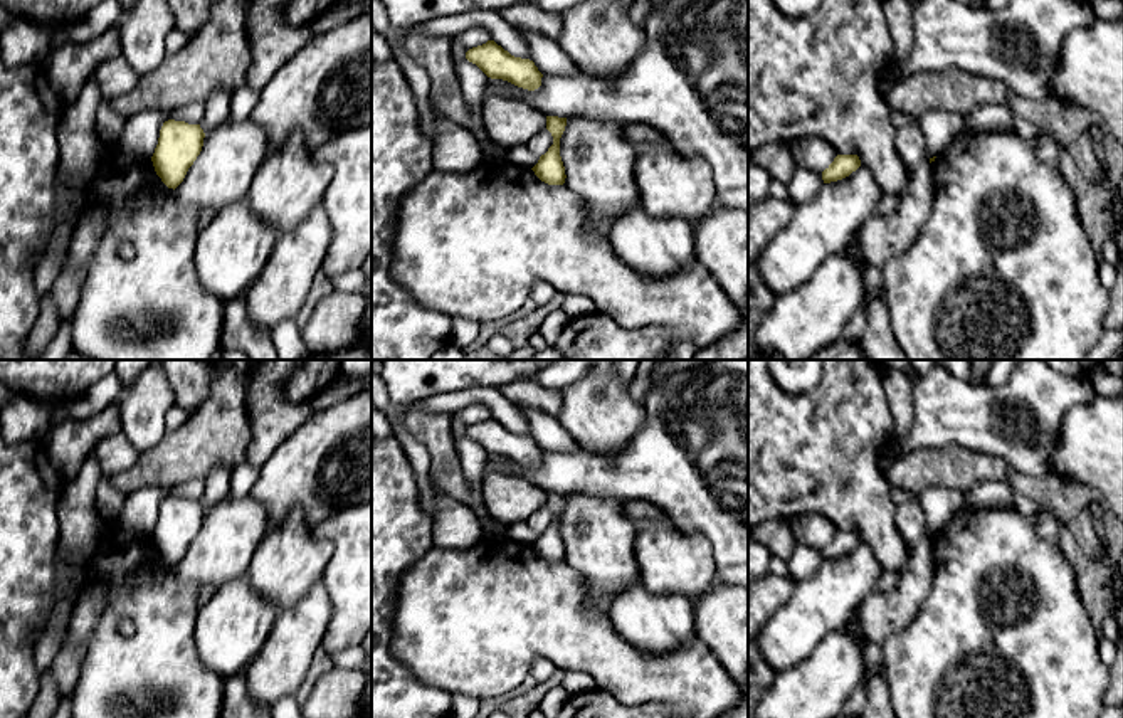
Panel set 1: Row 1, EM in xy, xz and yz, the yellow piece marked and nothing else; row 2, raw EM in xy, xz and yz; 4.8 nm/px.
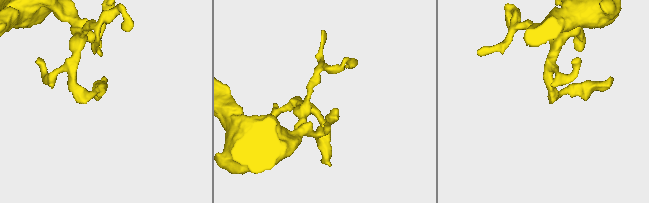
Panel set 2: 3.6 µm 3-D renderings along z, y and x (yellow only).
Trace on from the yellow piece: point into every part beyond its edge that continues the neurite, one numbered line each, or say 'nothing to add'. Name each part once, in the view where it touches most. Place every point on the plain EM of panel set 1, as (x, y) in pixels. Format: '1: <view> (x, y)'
nothing to add

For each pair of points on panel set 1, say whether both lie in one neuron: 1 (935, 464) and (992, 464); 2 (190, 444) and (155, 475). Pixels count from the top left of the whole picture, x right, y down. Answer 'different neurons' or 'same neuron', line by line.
1: same neuron
2: same neuron

